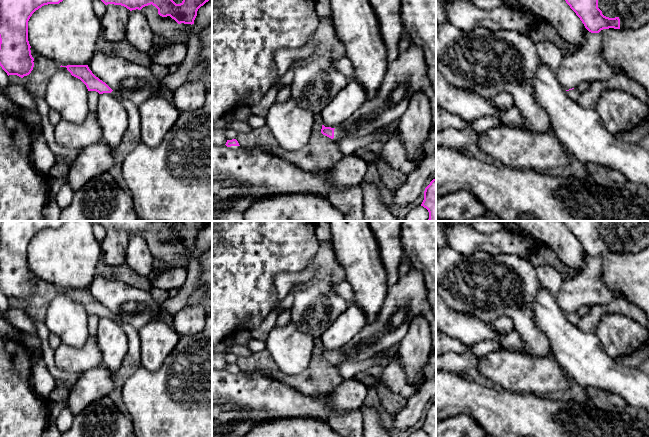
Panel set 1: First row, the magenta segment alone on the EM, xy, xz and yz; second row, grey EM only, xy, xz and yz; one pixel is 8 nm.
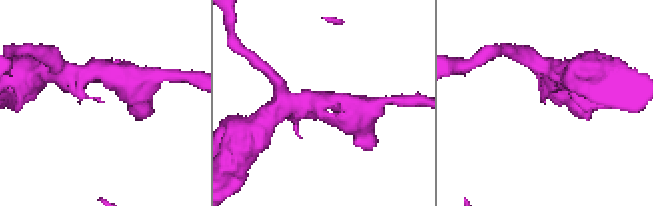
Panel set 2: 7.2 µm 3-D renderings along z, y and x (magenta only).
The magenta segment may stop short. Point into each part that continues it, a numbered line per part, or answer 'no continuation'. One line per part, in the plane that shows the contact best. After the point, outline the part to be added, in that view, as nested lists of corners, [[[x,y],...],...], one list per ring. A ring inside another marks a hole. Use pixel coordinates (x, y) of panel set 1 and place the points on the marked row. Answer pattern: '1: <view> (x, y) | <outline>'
1: xz (338, 133) | [[[336,127],[334,129],[334,138],[333,139],[335,141],[338,141],[338,140],[343,139],[345,137],[346,137],[345,134],[343,133],[343,131],[339,127]]]
2: yz (633, 14) | [[[598,0],[598,8],[606,17],[618,17],[620,29],[636,29],[649,21],[649,0]]]

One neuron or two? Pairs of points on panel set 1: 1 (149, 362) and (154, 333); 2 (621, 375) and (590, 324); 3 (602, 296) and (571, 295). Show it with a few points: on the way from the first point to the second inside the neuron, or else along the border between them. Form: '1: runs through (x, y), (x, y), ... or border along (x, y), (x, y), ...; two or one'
1: runs through (153, 355), (154, 340); one
2: border along (575, 325), (583, 331), (594, 333); two
3: runs through (594, 295), (579, 295); one

